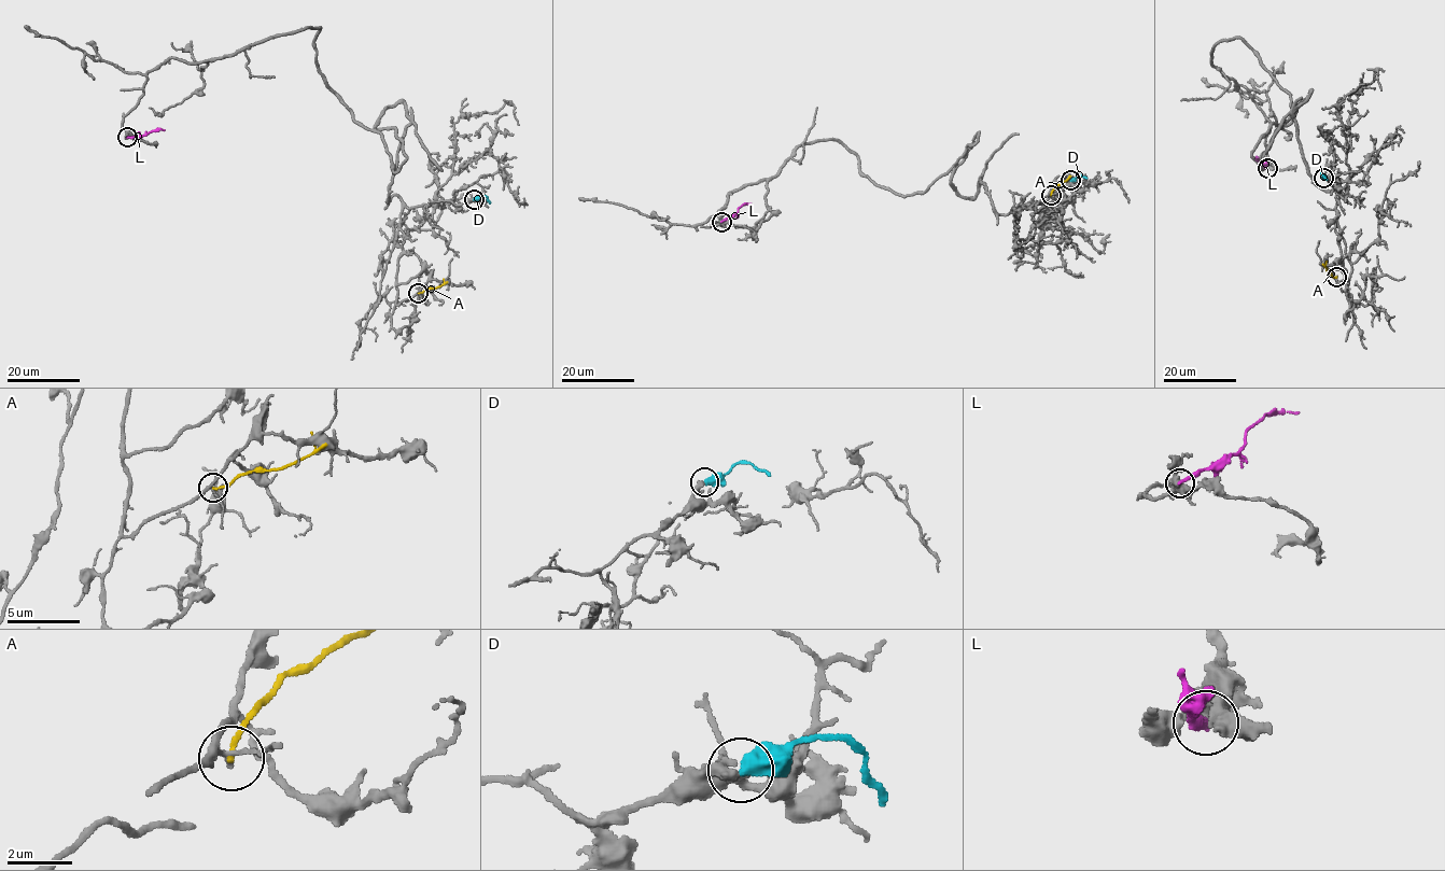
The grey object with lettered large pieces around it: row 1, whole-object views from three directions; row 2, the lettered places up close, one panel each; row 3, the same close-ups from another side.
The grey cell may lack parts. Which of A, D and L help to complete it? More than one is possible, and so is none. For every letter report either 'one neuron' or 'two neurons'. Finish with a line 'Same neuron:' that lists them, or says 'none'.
A: two neurons
D: two neurons
L: two neurons
Same neuron: none

